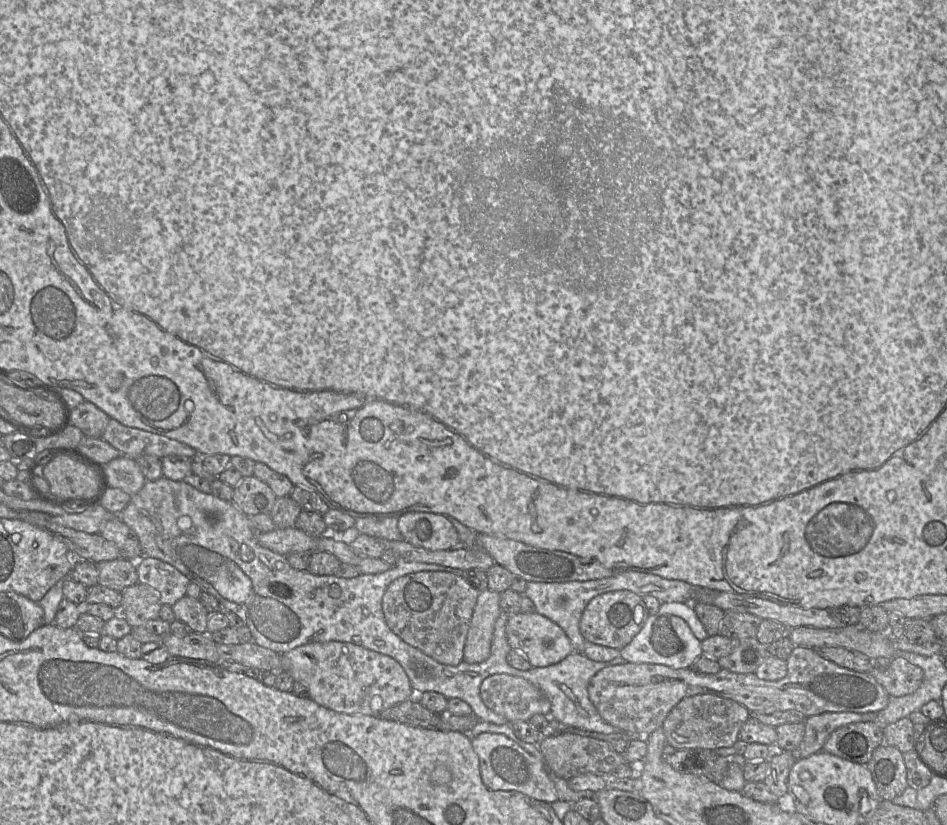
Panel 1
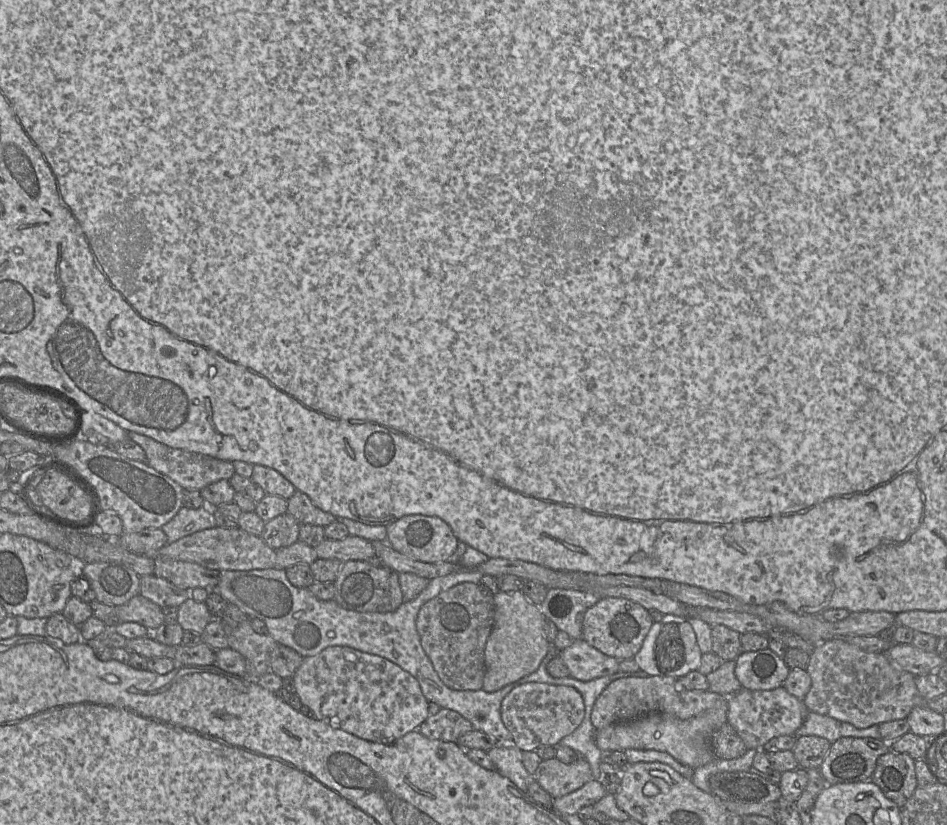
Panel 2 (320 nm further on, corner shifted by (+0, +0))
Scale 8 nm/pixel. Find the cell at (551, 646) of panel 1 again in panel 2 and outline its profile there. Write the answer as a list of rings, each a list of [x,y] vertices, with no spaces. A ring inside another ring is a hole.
[[[577,639],[567,648],[559,651],[570,676],[580,681],[590,681],[619,672],[619,660],[608,656],[584,639]]]

